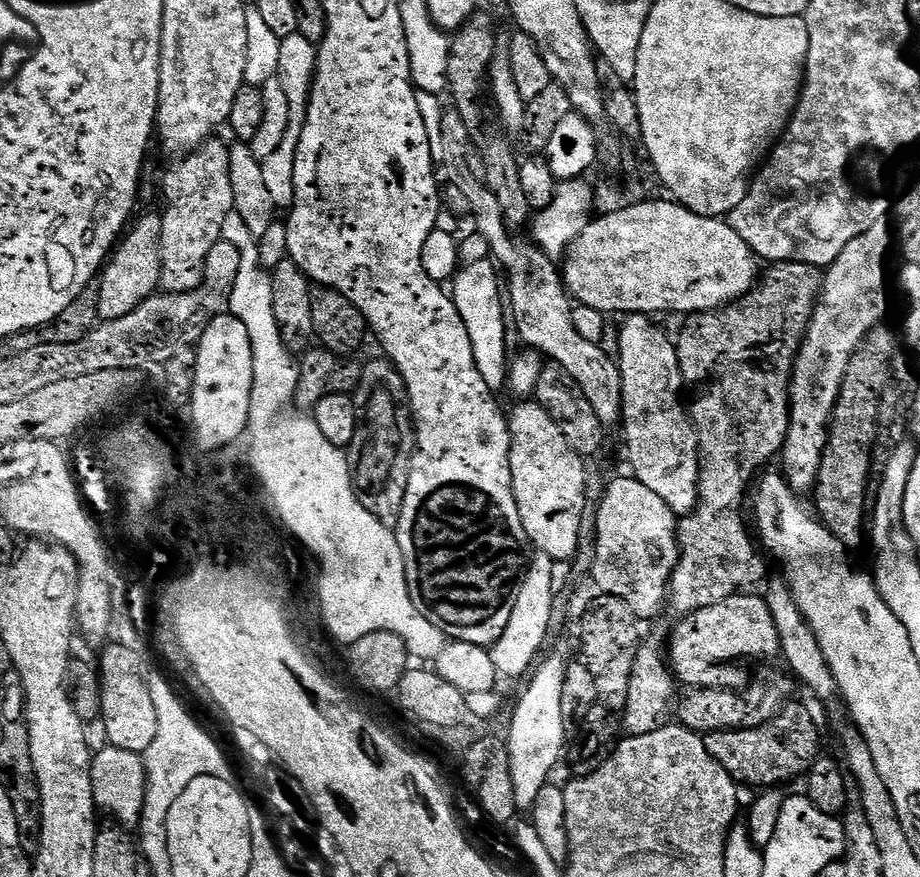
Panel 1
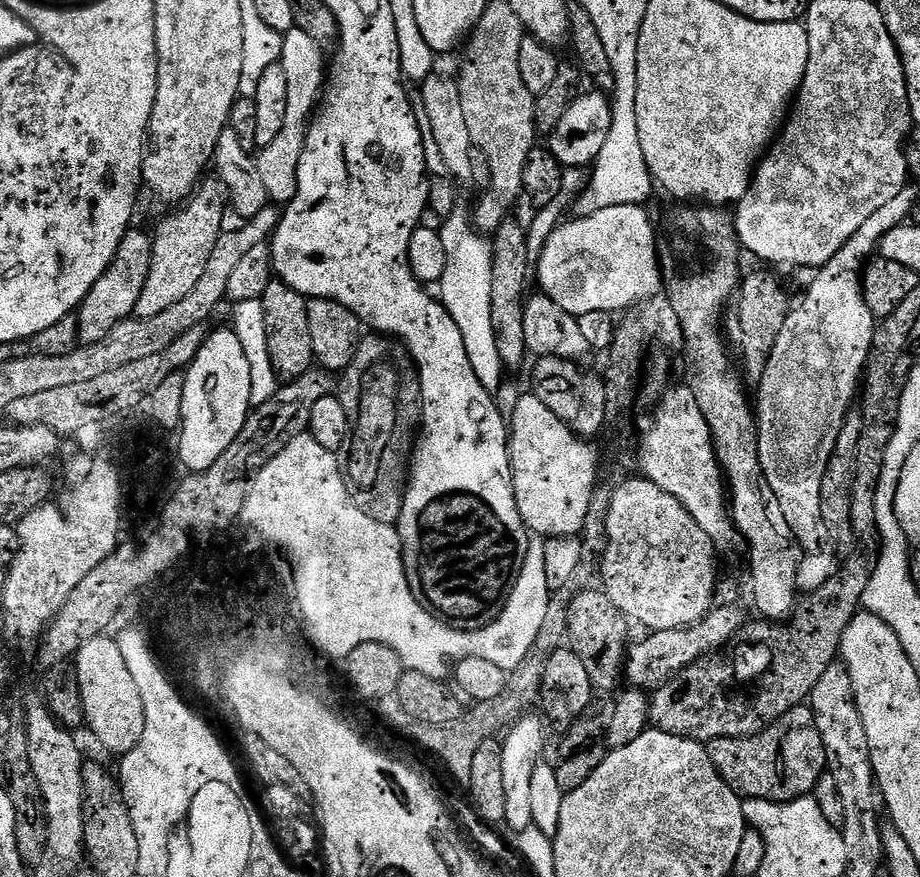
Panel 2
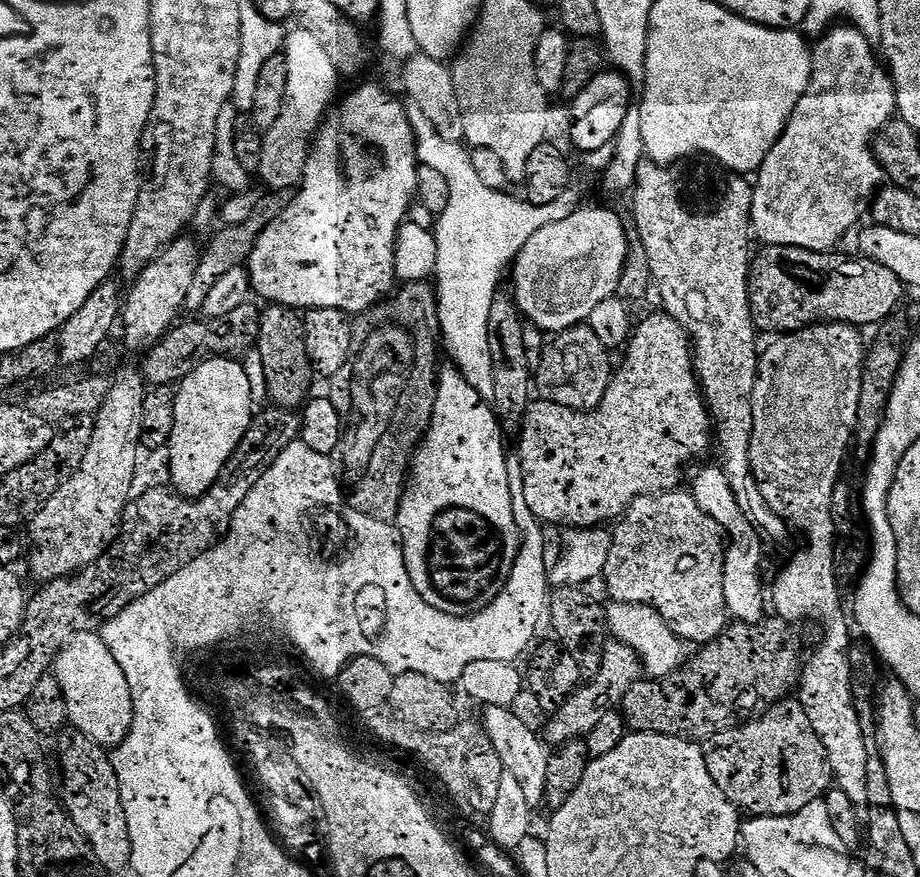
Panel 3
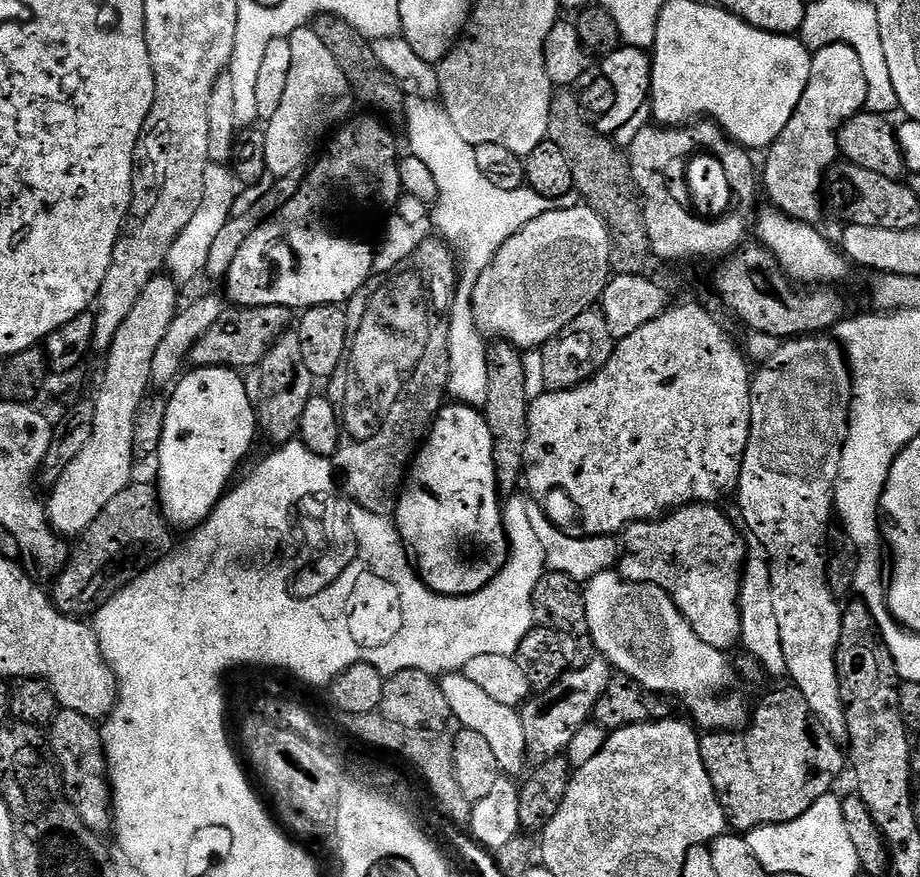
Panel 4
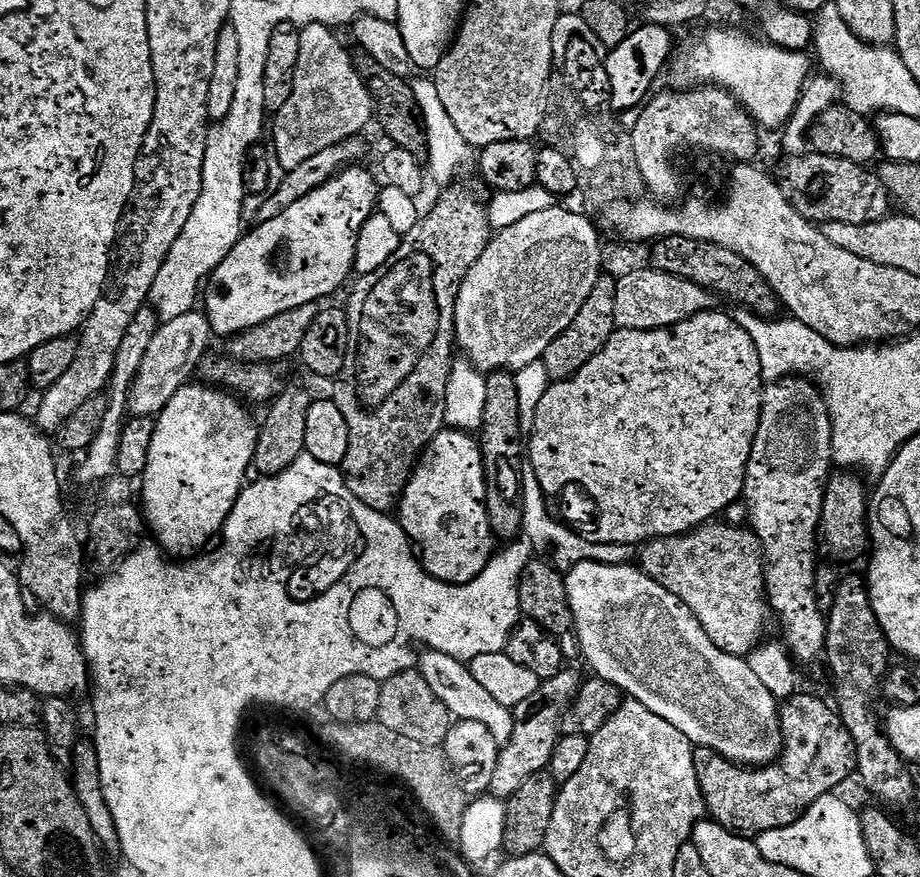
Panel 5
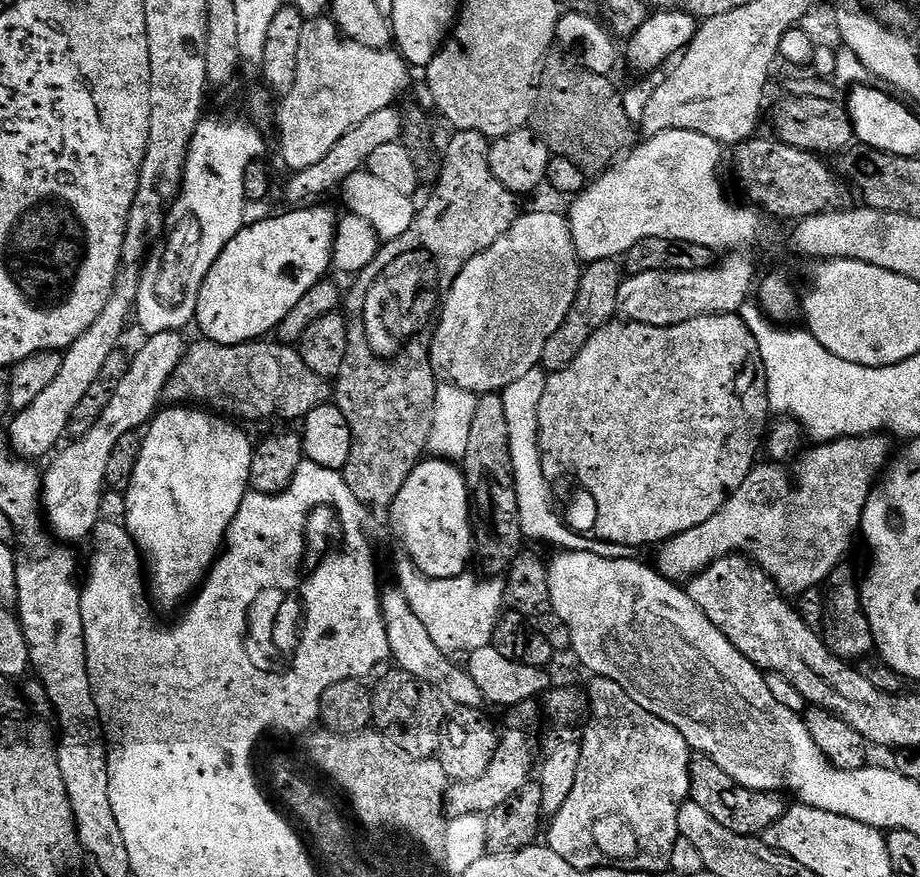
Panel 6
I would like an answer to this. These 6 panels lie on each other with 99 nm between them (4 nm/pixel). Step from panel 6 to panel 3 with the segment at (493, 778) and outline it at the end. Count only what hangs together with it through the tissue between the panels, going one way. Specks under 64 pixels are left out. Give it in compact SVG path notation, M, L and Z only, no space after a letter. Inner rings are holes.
M609 638L604 647L604 657L598 674L577 688L575 694L568 698L558 711L547 717L548 725L545 726L544 732L542 728L543 739L552 746L584 740L590 734L590 730L598 726L598 721L604 715L617 711L623 705L626 694L630 694L634 682L641 679L640 655L630 646L626 646L626 642Z

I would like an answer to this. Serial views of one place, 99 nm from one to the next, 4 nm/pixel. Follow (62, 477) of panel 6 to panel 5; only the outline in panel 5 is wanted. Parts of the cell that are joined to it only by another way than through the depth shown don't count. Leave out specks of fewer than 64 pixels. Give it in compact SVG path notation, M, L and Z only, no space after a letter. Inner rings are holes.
M200 310L182 314L182 318L163 321L142 358L142 366L138 366L138 374L128 392L128 412L132 416L159 416L170 398L174 398L174 394L193 379L209 351L213 334L208 317Z

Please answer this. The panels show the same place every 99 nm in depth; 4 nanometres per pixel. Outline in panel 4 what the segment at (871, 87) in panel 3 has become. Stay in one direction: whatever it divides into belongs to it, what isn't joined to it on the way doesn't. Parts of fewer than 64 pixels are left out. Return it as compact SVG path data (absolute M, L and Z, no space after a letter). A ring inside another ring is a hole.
M848 44L815 49L806 94L802 94L794 118L786 122L786 130L782 130L780 137L767 149L768 161L762 164L762 188L768 191L767 203L771 207L803 224L821 223L824 208L826 212L826 200L822 195L826 177L837 167L841 155L838 133L847 120L865 111L867 102L866 70L862 68L858 50Z

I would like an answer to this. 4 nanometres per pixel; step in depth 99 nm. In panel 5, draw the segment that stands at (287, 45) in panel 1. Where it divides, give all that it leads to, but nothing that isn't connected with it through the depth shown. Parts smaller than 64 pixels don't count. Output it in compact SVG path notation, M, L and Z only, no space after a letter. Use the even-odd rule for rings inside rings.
M306 24L300 28L300 45L298 46L298 66L294 70L294 86L290 90L290 98L286 101L286 106L282 106L282 110L275 113L274 120L276 125L271 125L270 136L272 132L271 147L274 149L276 163L284 172L292 172L298 166L302 166L302 162L307 162L309 158L314 158L314 154L319 154L322 150L327 150L329 146L334 146L338 142L342 142L351 136L360 136L363 128L373 123L374 109L372 106L372 95L368 93L368 85L363 78L360 77L360 70L356 66L353 53L348 53L346 49L340 45L340 40L336 37L337 33L329 28L327 24Z

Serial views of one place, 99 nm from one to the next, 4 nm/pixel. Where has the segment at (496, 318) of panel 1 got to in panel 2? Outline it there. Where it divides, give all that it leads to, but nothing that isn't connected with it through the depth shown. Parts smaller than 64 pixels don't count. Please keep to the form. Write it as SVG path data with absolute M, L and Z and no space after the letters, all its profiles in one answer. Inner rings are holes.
M457 210L443 221L444 228L439 229L442 246L446 246L446 270L438 285L438 296L449 314L458 322L458 330L462 330L462 342L466 342L466 354L470 354L470 366L474 366L474 374L478 374L478 382L487 392L499 393L500 383L504 380L506 369L498 358L498 346L494 346L494 326L490 326L490 270L494 248L488 244L483 235L477 232L473 221L463 210Z

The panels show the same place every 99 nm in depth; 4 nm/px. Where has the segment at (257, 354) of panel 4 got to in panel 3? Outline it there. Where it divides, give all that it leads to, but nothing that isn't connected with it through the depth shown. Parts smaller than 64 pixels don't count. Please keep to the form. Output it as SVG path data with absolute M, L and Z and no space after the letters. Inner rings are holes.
M249 302L238 306L238 310L231 311L226 317L207 320L185 319L173 326L155 347L149 349L143 357L142 371L145 381L149 385L171 384L179 385L190 373L195 370L203 360L211 360L213 356L226 356L229 358L243 357L249 349L259 341L261 309Z

